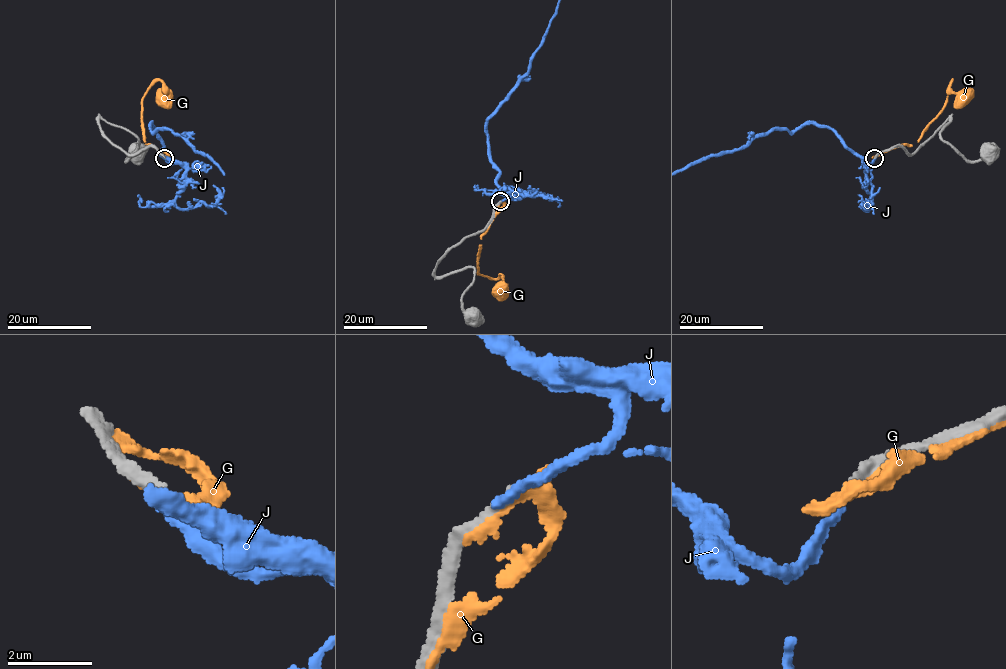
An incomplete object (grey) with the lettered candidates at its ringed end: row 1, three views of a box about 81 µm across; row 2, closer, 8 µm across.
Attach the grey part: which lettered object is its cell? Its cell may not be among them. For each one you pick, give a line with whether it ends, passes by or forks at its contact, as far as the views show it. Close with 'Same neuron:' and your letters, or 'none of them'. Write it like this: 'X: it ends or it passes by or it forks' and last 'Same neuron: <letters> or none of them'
Same neuron: none of them

